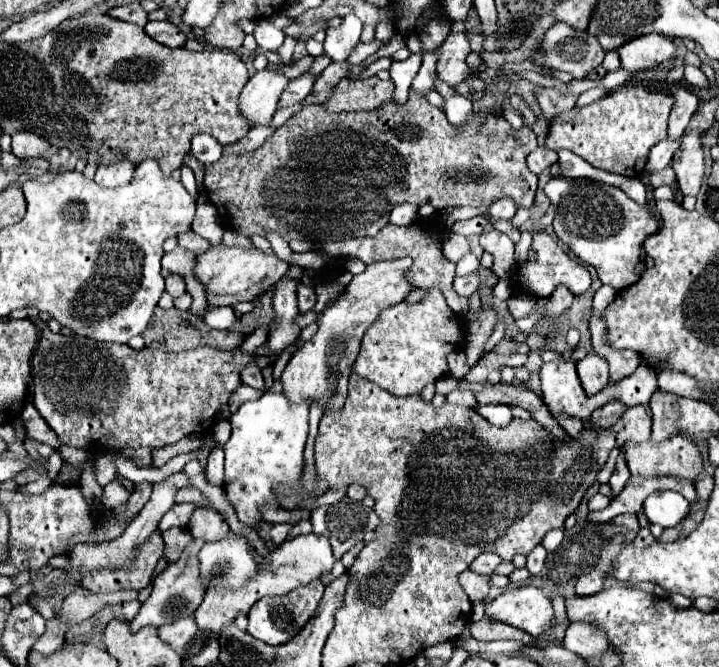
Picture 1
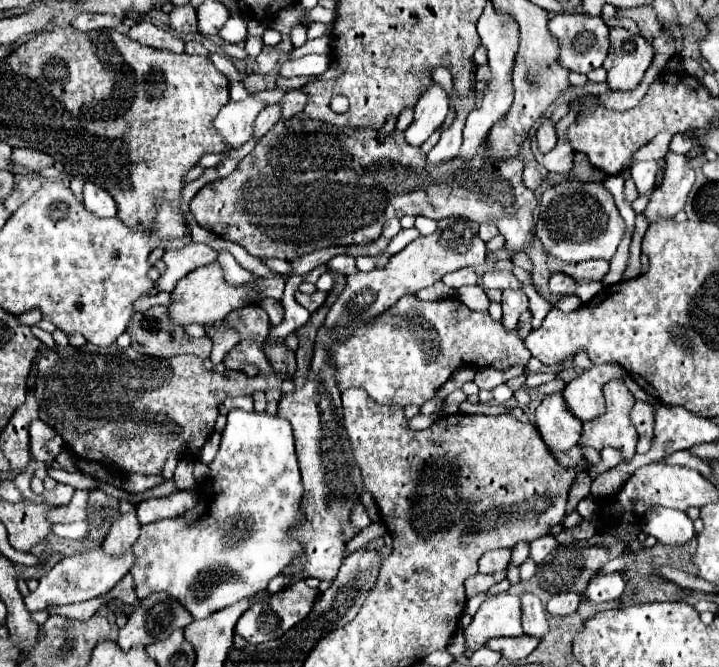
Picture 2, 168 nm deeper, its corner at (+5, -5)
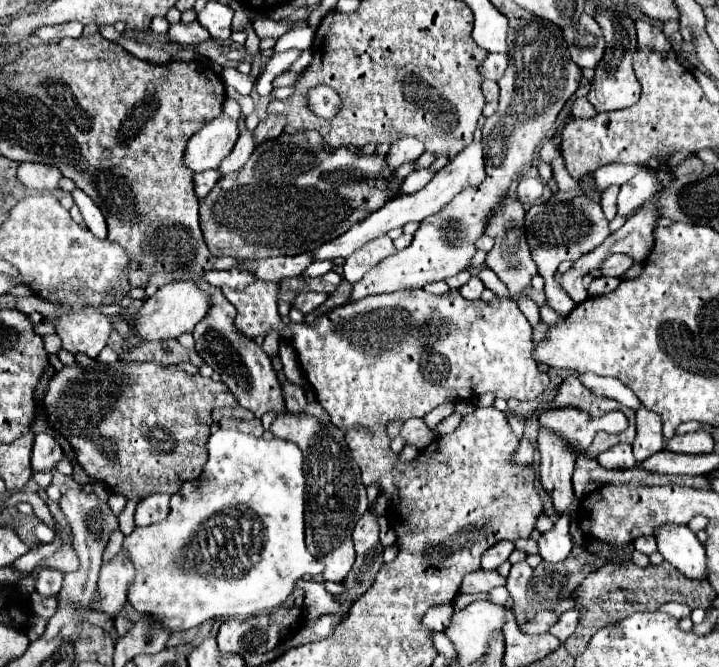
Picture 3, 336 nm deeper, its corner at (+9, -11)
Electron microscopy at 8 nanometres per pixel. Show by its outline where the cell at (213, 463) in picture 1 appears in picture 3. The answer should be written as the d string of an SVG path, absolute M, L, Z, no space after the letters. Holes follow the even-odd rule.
M150 495L146 499L142 499L136 507L136 525L142 527L142 525L152 525L152 523L158 523L162 519L166 519L170 511L170 495Z

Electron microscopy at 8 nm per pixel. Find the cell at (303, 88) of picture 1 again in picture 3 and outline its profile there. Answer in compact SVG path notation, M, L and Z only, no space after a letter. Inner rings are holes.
M246 129L246 131L238 137L232 153L220 163L220 167L218 167L220 177L226 177L226 175L236 173L236 171L248 161L248 157L252 155L254 147L256 147L256 143L254 143L254 139L252 139L252 131Z

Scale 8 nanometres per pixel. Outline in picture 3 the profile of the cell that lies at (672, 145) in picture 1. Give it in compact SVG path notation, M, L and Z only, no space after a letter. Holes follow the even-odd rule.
M648 169L636 173L628 183L620 187L618 215L630 217L632 213L636 213L642 207L642 203L646 203L646 199L650 199L650 195L654 195L654 191L658 191L656 173Z

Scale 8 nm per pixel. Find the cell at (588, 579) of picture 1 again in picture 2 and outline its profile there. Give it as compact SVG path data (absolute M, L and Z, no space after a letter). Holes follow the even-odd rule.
M558 593L558 595L554 595L554 597L548 601L546 609L548 609L548 613L552 613L552 615L564 617L564 615L574 613L582 601L584 601L584 595L582 595L582 593Z

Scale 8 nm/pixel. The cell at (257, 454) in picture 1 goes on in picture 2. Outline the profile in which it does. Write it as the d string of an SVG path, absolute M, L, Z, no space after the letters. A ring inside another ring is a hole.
M230 411L228 423L222 431L220 451L208 467L206 491L200 491L194 509L182 517L142 527L142 533L133 545L136 561L130 570L140 599L150 593L164 591L178 599L194 619L204 619L244 597L266 591L268 581L276 577L296 555L304 553L300 543L288 537L288 531L300 515L302 481L294 453L292 427L286 419L268 415L266 411Z

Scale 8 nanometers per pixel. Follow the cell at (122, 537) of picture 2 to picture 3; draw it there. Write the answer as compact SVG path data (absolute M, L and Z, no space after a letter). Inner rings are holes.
M116 555L112 561L102 565L98 579L98 601L92 603L92 611L104 613L114 619L126 605L126 591L134 581L134 567L124 555Z

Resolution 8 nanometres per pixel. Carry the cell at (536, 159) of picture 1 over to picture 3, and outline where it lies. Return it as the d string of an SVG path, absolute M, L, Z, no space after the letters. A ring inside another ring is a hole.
M522 177L520 183L518 183L518 189L516 189L516 195L518 195L518 201L526 207L534 205L540 197L542 197L542 191L544 191L544 185L534 179L534 177Z

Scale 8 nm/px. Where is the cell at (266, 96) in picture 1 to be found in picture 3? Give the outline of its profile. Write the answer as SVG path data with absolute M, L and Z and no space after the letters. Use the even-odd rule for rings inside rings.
M224 113L204 125L190 141L184 153L184 165L194 173L216 169L220 161L232 151L238 139L238 121Z

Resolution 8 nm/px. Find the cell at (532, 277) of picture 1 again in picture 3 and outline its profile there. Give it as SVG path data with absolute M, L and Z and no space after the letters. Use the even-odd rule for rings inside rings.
M616 253L616 255L610 255L602 265L600 265L600 271L602 275L608 275L608 277L620 277L624 271L628 271L632 267L632 259L630 255L622 255L622 253Z

